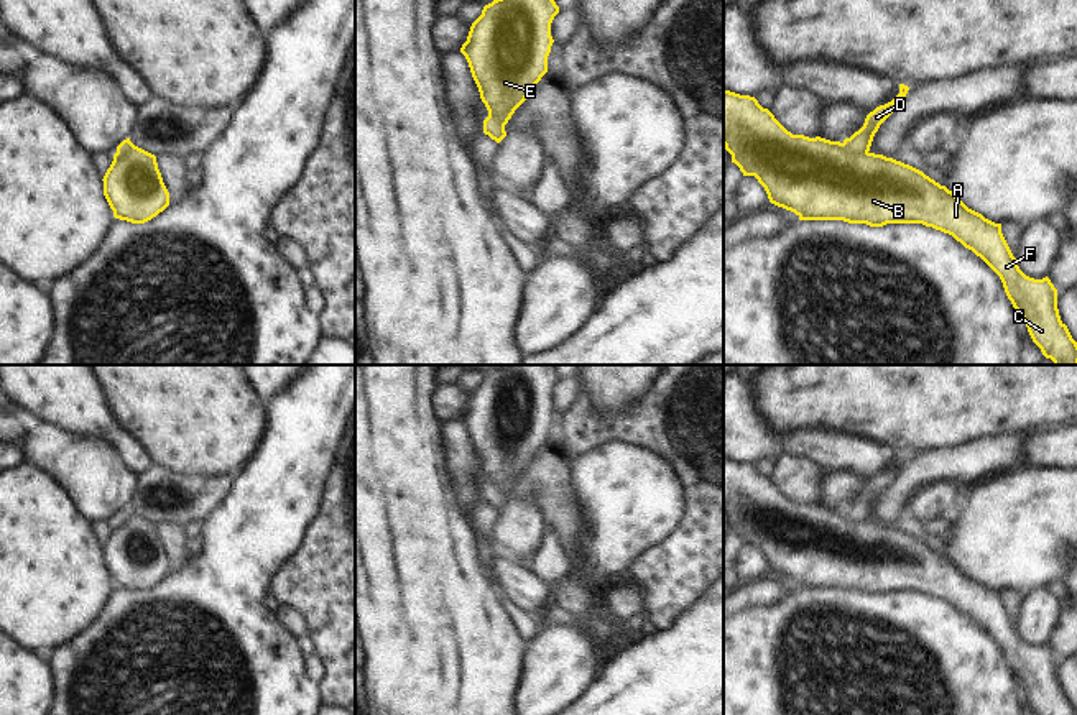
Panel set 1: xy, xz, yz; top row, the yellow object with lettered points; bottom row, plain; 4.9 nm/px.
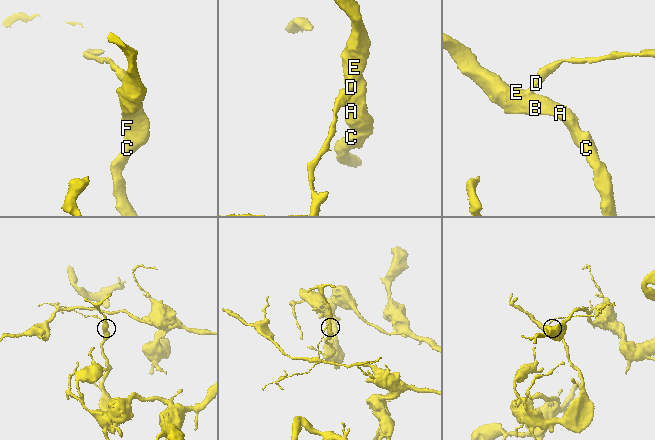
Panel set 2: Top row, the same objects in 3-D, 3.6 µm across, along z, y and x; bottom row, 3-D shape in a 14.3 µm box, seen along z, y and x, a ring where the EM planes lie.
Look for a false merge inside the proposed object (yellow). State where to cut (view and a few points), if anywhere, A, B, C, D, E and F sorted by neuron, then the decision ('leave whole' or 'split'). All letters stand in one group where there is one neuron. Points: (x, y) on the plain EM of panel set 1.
cut in yz along (842, 512), (857, 521), (867, 521); A B C E F / D; split

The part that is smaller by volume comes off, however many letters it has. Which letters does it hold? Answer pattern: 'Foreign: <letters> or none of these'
Foreign: D

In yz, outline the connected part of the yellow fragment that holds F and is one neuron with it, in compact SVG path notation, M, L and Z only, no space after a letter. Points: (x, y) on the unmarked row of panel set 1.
M725 457L723 514L743 544L758 547L771 572L794 580L799 588L844 588L870 595L922 592L952 603L1000 644L1008 667L1038 715L1077 715L1061 689L1057 657L1051 648L1026 644L1001 602L1001 592L968 577L952 559L922 539L883 523L857 523L840 510L793 503L755 465Z

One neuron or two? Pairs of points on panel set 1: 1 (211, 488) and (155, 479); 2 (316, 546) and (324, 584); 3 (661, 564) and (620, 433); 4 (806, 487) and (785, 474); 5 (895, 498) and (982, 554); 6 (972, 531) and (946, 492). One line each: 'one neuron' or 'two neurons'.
1: one neuron
2: one neuron
3: one neuron
4: one neuron
5: two neurons
6: two neurons

